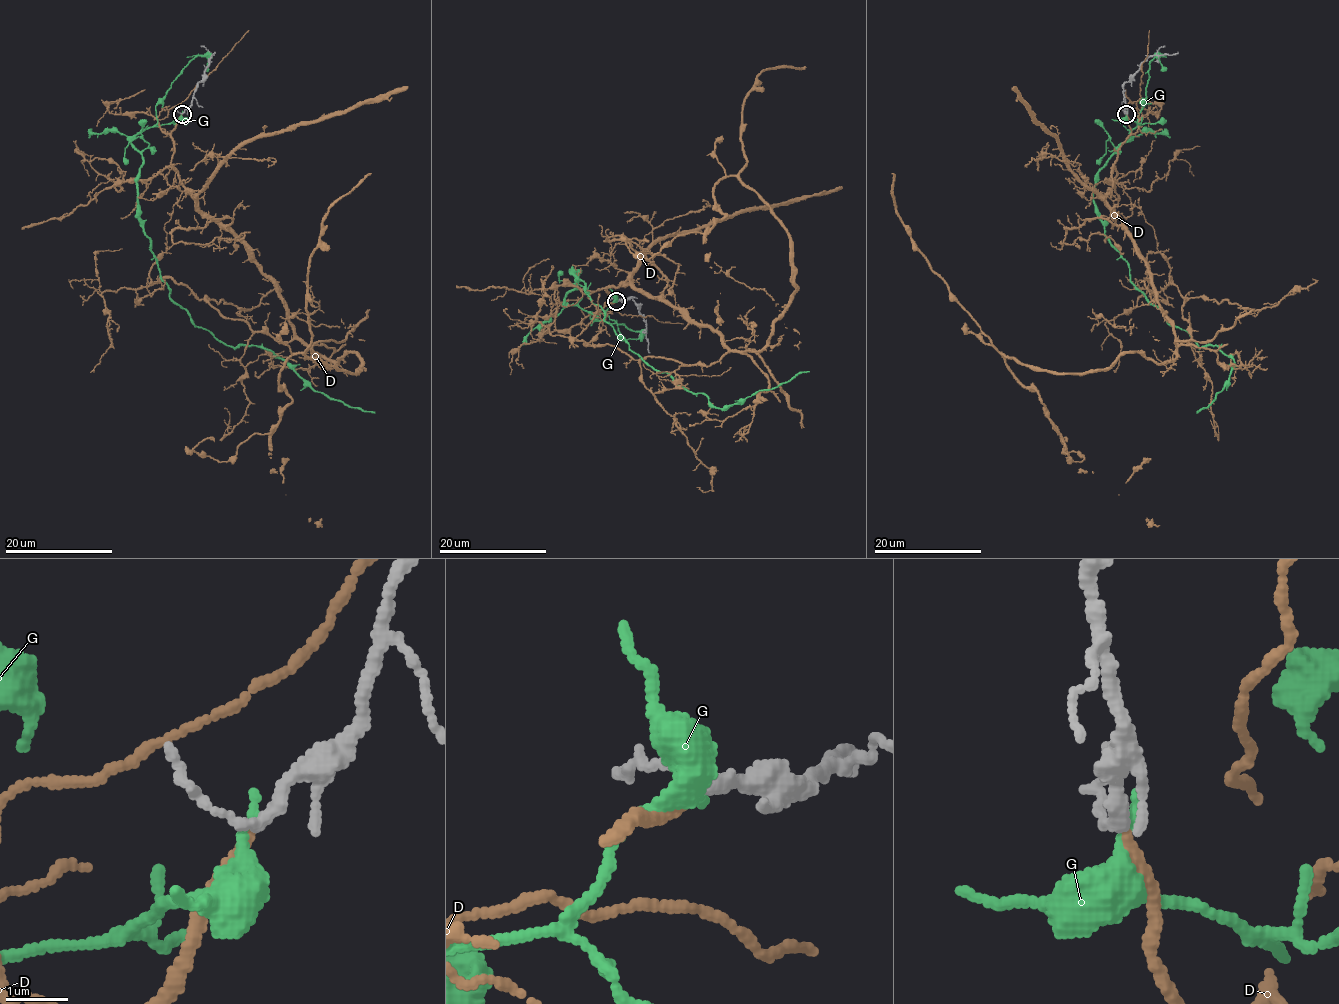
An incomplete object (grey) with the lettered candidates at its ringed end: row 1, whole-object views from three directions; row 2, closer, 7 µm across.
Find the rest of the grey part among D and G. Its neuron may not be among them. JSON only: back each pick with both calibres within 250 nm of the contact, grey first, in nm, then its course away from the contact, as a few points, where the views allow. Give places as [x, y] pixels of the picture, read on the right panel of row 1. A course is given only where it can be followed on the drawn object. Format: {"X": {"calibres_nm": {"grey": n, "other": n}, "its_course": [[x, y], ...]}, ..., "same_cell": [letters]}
{"D": {"calibres_nm": {"grey": 180, "other": 200}, "its_course": [[1127, 113], [1105, 204], [1176, 356], [1125, 352], [1085, 372], [1001, 356], [1066, 457], [1159, 525]]}, "same_cell": ["D"]}

